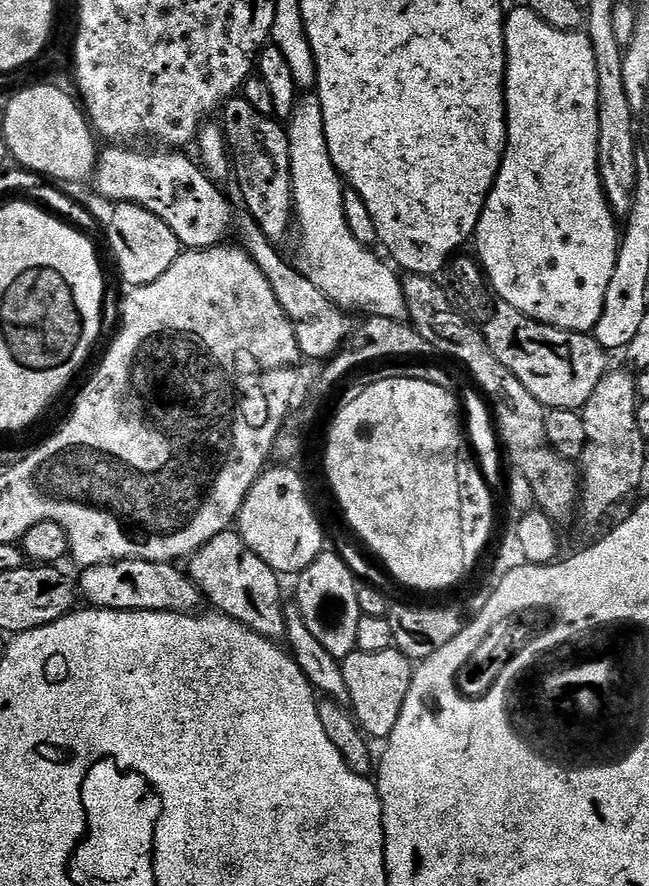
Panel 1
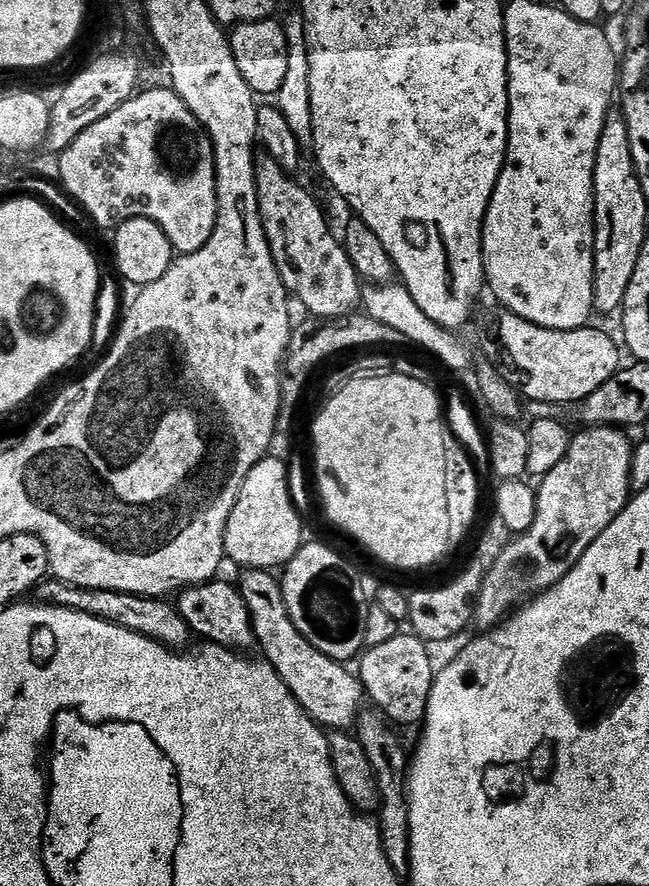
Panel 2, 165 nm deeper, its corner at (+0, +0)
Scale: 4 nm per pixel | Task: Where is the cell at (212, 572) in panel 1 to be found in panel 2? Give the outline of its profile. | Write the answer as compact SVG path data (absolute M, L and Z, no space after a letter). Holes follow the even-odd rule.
M250 568L239 573L238 587L246 606L252 615L252 625L256 635L258 648L264 651L263 659L273 670L286 682L290 694L294 694L296 701L304 708L304 713L315 720L317 724L328 730L348 730L357 723L361 715L360 707L366 704L366 693L364 685L360 682L360 677L355 671L347 672L345 665L341 661L330 658L326 654L319 652L294 626L294 622L288 616L286 602L284 601L284 585L279 579L276 580L271 571L262 568Z

